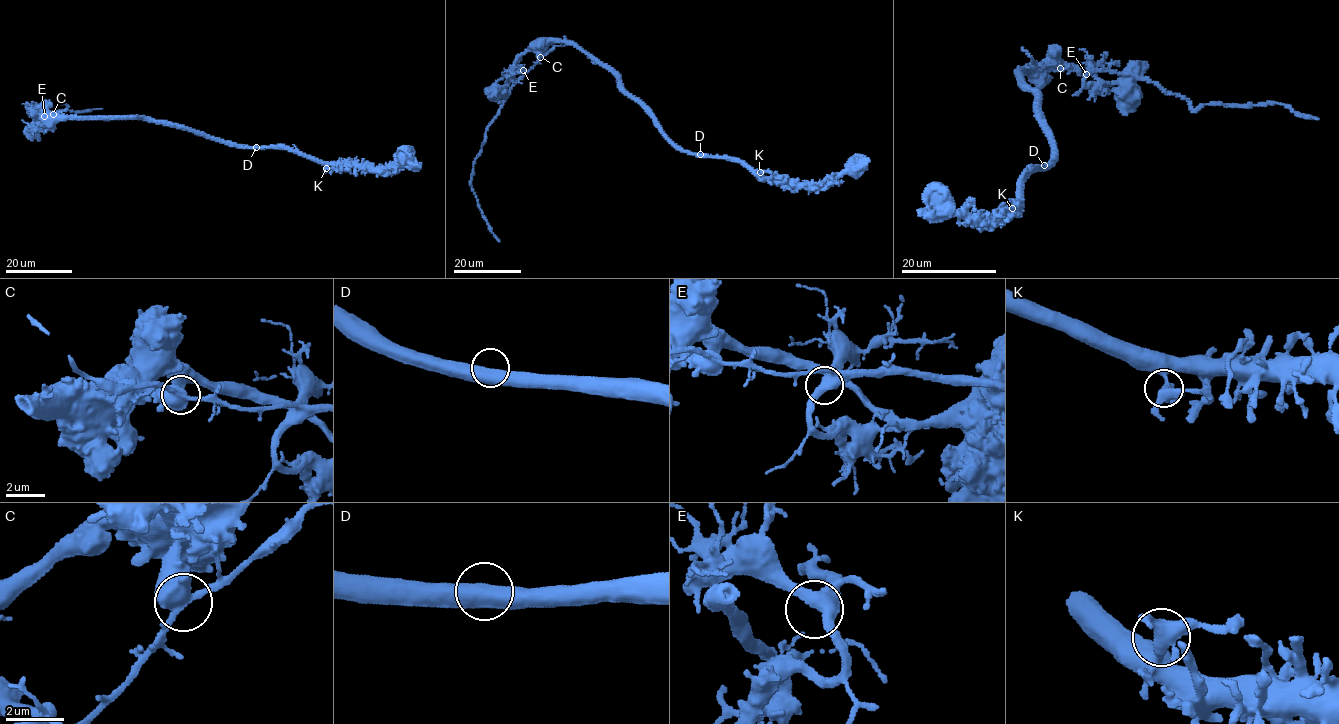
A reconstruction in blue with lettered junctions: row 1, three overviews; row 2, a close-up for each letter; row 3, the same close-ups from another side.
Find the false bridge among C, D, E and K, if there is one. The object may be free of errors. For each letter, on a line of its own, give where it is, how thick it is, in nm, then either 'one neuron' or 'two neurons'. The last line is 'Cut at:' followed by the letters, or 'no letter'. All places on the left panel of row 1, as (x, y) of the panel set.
C: at (53, 114); 440 nm thick; two neurons
D: at (256, 147); 500 nm thick; one neuron
E: at (44, 116); 400 nm thick; one neuron
K: at (326, 168); 400 nm thick; one neuron
Cut at: C

